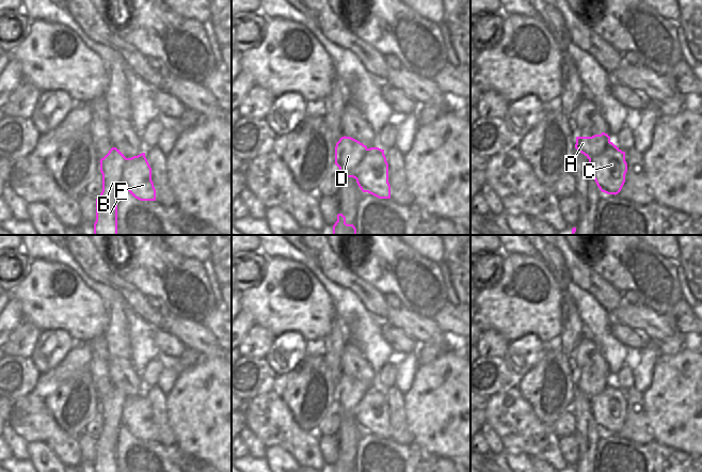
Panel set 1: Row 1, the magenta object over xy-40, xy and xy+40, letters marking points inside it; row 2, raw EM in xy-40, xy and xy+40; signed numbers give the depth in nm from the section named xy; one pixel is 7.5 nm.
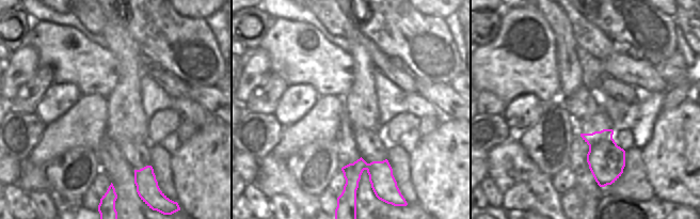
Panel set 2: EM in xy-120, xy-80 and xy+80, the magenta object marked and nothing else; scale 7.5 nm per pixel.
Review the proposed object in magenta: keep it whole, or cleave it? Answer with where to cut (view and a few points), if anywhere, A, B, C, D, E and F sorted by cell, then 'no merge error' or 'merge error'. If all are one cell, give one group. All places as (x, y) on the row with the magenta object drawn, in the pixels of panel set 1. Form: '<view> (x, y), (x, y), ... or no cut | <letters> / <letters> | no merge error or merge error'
xy (368, 148), (356, 168), (355, 178) | A B D E / C F | merge error

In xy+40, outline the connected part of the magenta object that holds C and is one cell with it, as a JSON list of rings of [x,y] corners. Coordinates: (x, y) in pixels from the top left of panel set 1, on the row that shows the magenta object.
[[[612,142],[596,157],[589,160],[591,174],[602,192],[618,194],[627,172],[625,152]]]

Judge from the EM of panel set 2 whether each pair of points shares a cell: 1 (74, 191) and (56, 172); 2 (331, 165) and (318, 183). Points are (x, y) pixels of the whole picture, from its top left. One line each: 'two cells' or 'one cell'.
1: one cell
2: one cell

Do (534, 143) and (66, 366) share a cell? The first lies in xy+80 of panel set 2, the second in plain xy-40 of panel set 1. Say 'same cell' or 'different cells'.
different cells

